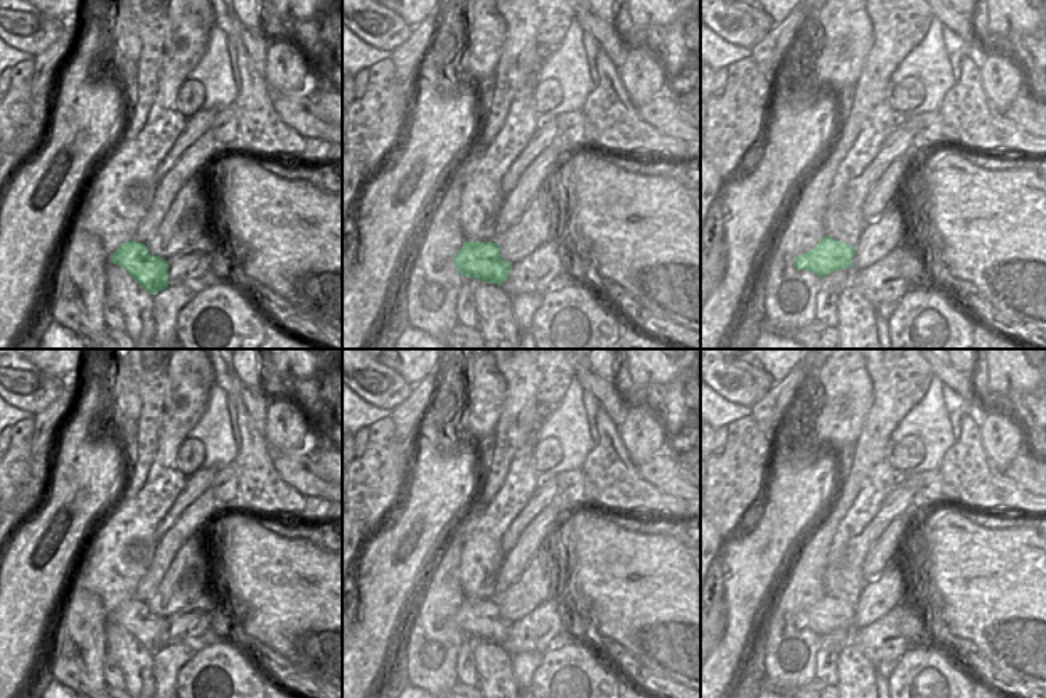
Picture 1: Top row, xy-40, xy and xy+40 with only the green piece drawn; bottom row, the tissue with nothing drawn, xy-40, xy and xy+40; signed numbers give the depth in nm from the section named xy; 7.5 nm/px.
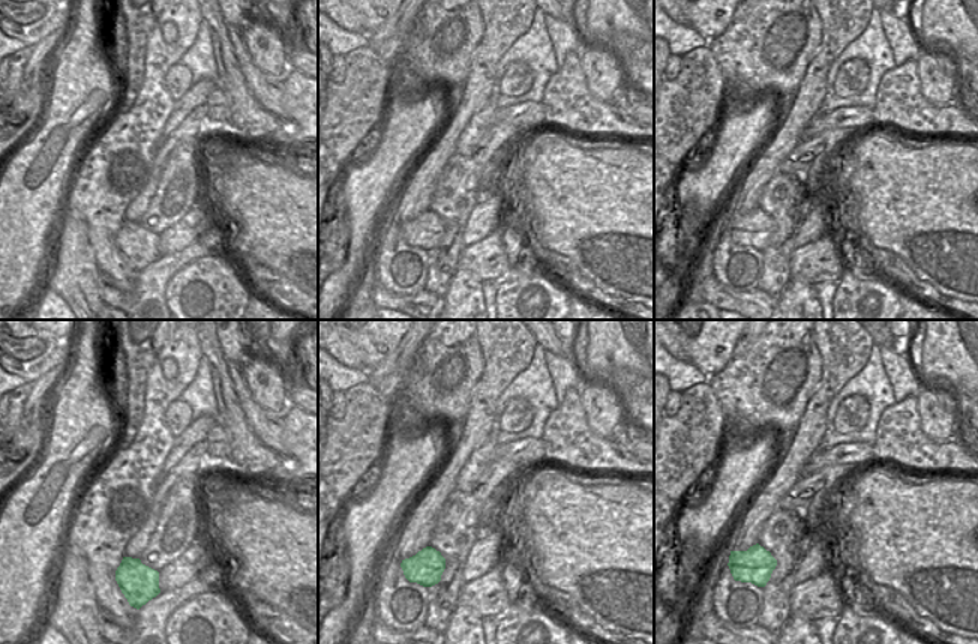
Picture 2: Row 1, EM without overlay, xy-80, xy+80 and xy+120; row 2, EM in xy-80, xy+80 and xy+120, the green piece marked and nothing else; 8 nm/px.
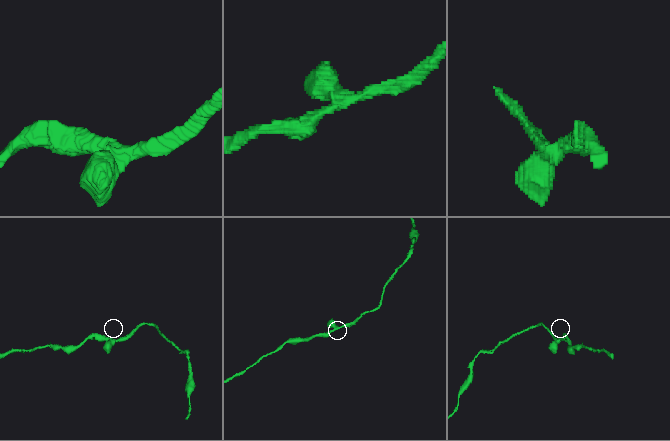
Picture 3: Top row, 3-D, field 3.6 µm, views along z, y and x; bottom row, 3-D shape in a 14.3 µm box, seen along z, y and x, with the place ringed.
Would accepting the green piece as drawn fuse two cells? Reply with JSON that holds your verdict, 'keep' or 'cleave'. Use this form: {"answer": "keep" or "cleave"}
{"answer": "keep"}

